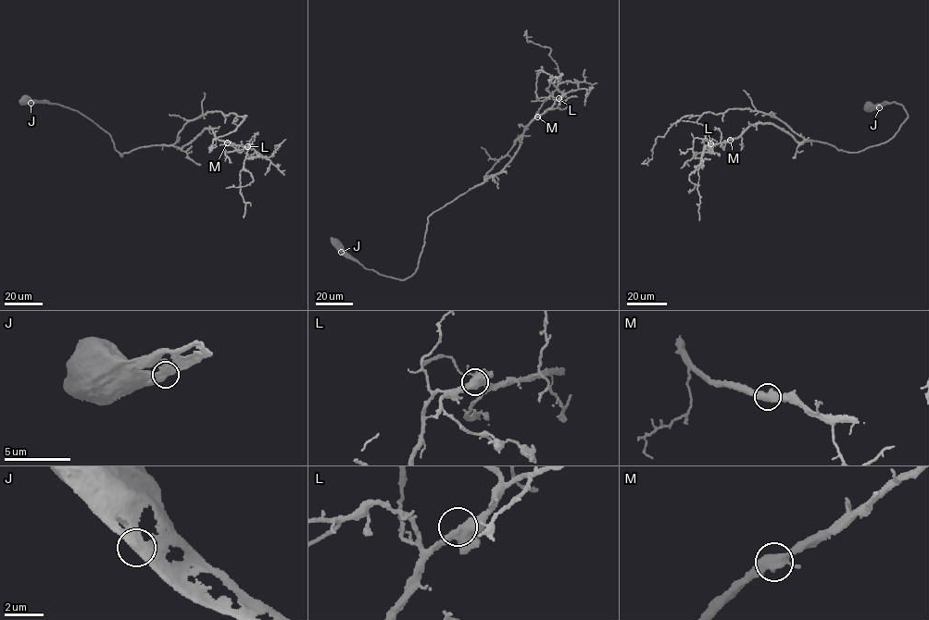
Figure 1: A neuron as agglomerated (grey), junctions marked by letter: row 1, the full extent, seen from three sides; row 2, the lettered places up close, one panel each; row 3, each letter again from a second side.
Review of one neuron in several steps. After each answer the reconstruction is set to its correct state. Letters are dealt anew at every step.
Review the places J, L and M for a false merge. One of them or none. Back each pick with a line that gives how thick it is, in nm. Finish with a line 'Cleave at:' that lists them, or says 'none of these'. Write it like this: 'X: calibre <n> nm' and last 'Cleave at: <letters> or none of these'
Cleave at: none of these

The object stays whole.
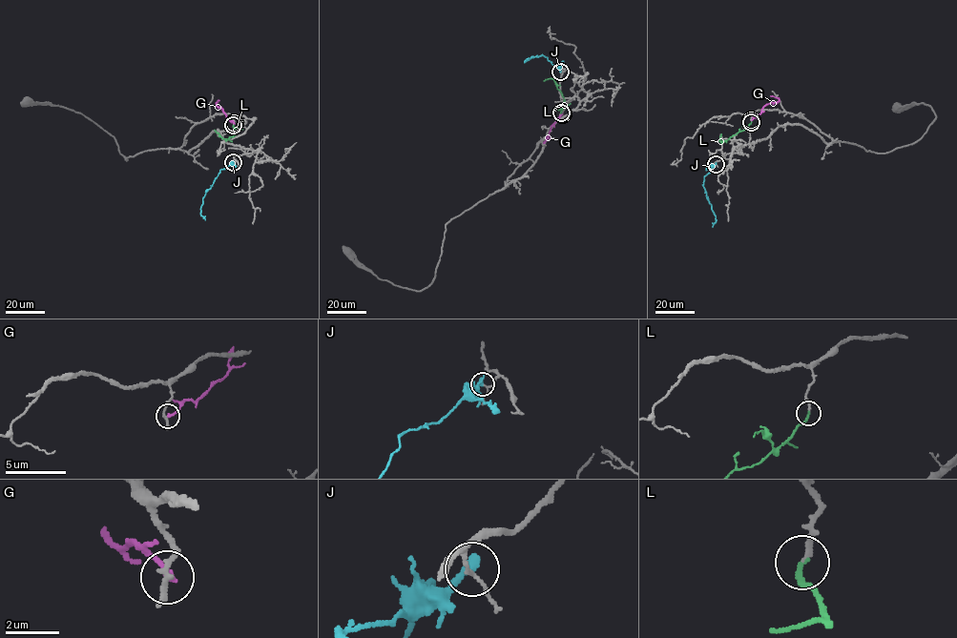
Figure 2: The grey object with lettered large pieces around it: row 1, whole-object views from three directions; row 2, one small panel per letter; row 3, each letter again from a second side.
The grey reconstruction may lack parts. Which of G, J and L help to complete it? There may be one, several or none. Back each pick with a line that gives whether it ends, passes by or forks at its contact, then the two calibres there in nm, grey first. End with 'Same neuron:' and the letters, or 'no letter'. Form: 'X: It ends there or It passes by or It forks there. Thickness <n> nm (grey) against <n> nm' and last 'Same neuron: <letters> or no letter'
L: It ends there. Thickness 200 nm (grey) against 200 nm
Same neuron: L

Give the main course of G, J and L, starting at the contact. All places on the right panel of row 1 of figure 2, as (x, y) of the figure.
G: (752, 119), (765, 106), (779, 100), (770, 95)
J: (716, 164), (704, 177), (703, 185), (715, 215), (712, 227)
L: (751, 122), (727, 140), (719, 141), (720, 133)

